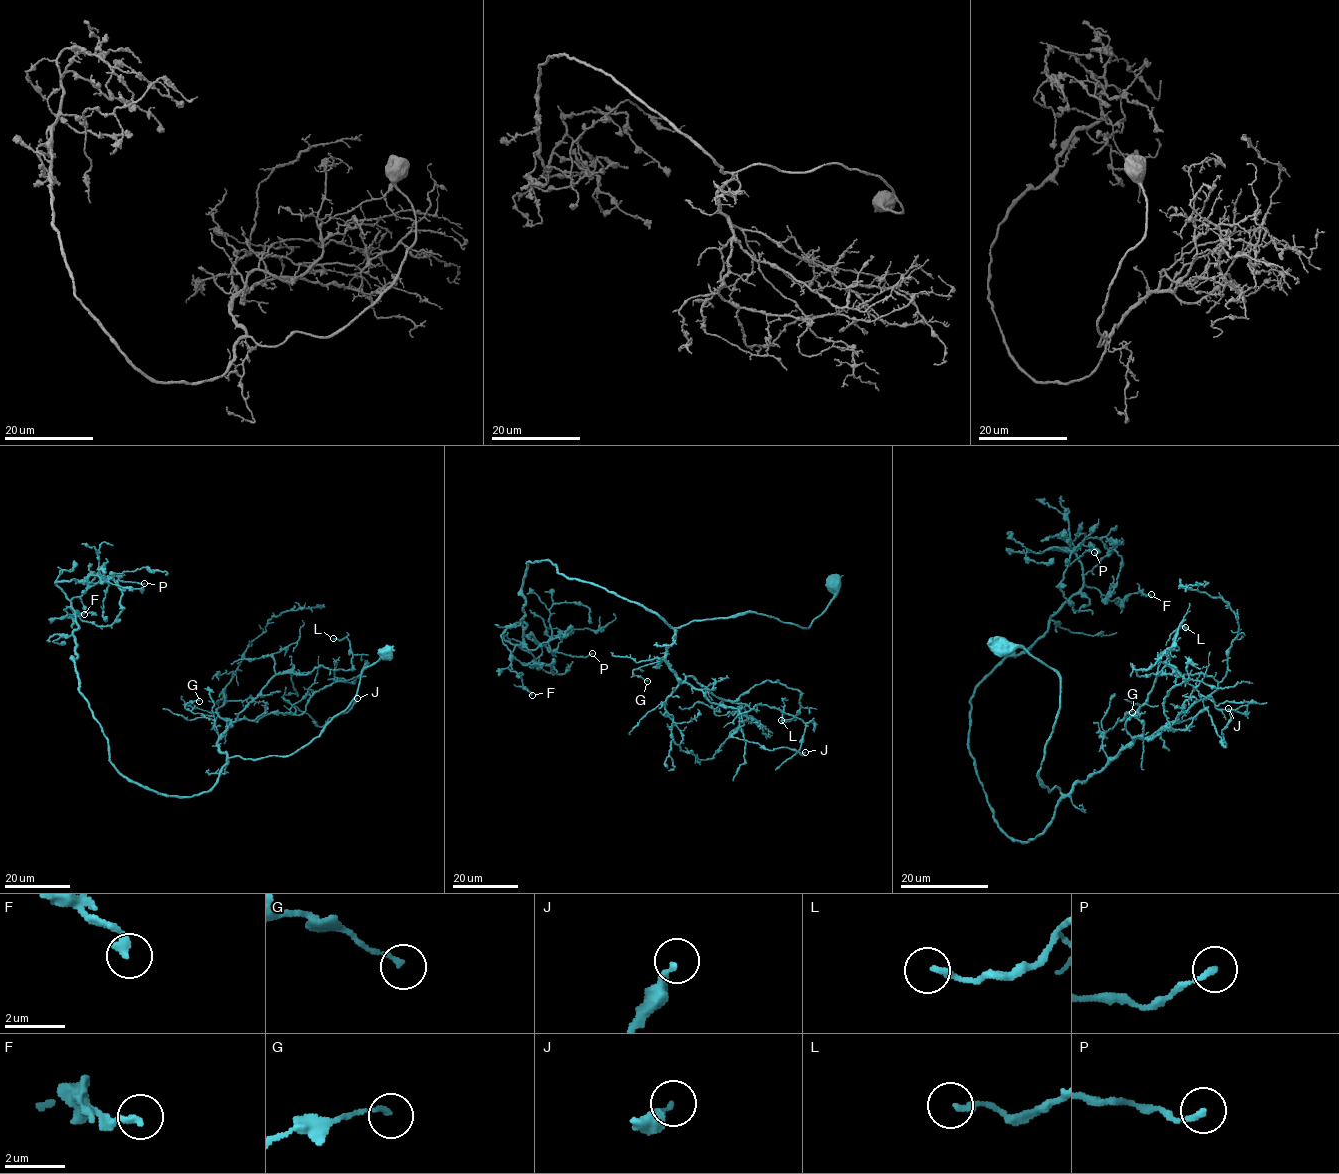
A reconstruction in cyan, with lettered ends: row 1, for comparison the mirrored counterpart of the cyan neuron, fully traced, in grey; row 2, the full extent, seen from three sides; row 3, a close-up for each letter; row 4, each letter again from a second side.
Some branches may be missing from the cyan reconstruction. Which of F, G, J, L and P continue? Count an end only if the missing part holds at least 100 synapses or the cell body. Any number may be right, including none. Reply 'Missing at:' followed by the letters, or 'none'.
Missing at: none

